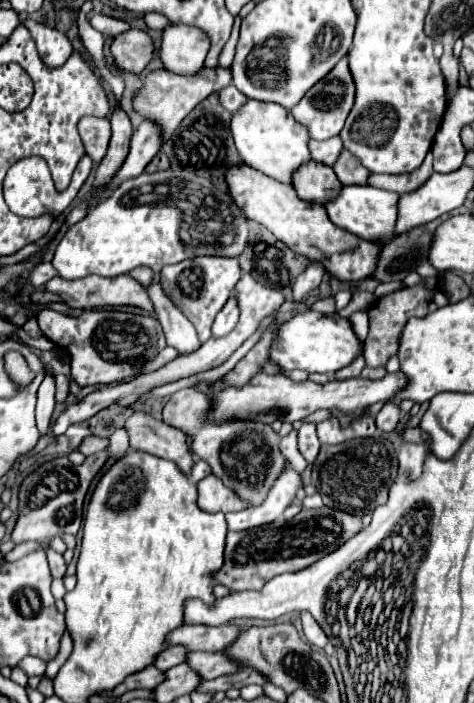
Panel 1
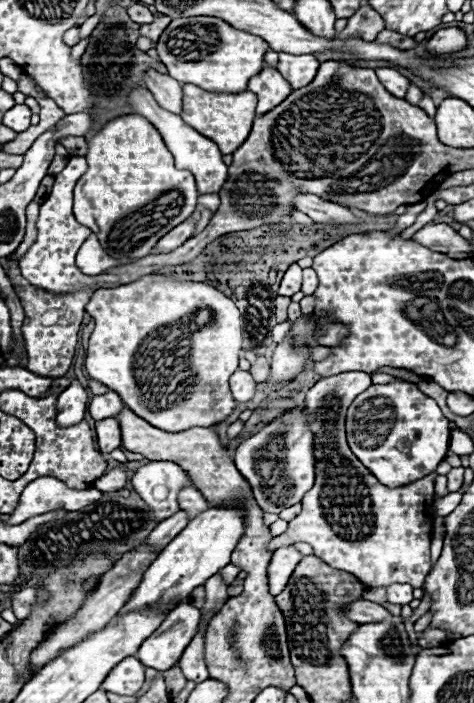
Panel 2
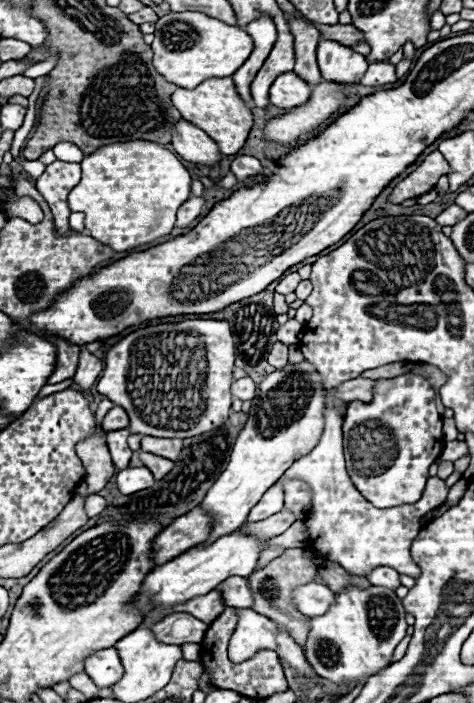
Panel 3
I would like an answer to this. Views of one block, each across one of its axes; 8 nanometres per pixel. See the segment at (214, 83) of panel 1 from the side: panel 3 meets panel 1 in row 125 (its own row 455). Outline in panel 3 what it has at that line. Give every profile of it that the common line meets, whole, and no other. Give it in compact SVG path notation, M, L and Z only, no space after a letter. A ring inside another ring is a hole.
M144 436L140 440L140 450L142 452L150 452L168 460L178 460L180 450L182 450L182 442L180 438L154 438L154 436Z

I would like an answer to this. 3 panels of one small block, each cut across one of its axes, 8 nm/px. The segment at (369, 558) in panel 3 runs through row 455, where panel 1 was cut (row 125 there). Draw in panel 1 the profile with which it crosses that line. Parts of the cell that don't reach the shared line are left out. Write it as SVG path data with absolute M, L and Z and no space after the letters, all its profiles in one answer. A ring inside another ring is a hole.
M342 58L334 66L334 70L330 70L316 86L312 86L312 90L308 90L308 94L304 94L304 98L290 112L300 124L308 126L310 138L328 140L328 138L340 134L352 104L354 104L354 82L352 82L350 70L348 70L348 60Z

